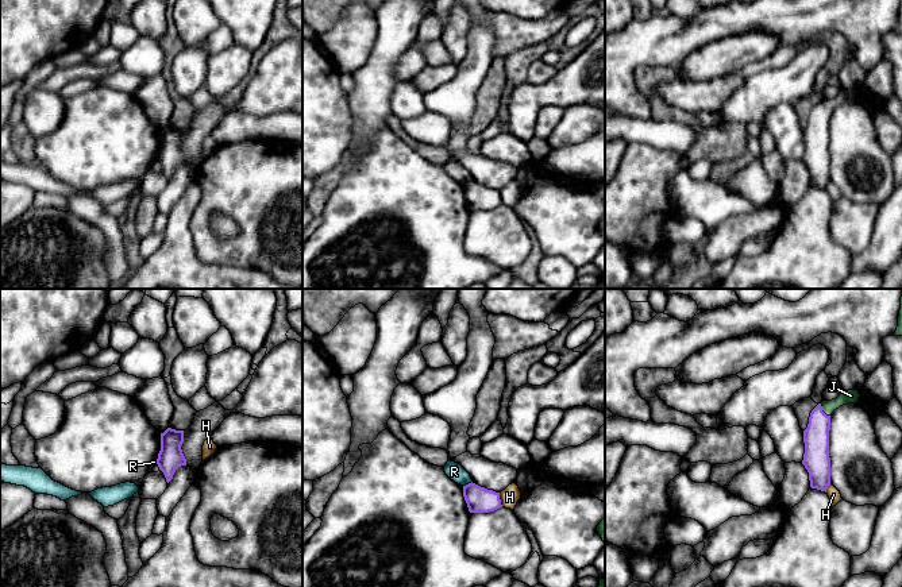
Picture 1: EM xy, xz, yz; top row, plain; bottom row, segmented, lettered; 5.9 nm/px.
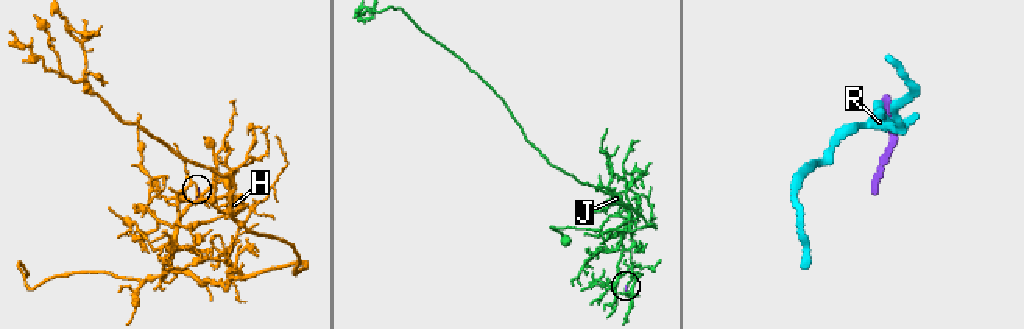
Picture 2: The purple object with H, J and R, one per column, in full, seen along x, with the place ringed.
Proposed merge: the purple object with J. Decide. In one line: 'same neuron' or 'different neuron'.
same neuron

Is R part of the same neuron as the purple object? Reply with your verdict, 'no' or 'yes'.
no

